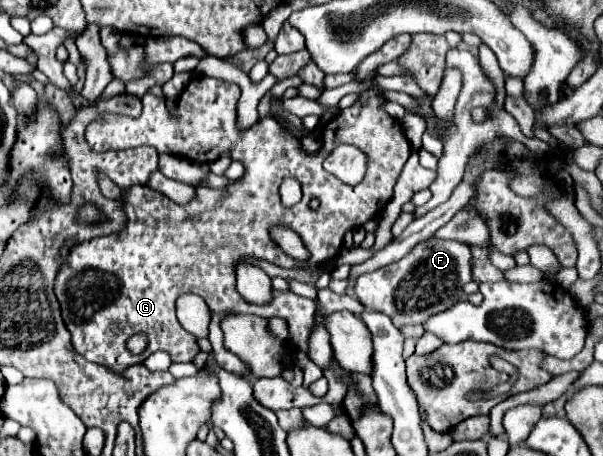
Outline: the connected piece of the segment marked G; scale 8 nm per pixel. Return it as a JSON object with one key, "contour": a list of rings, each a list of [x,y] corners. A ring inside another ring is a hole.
{"contour":[[[196,76],[180,94],[174,110],[166,106],[164,98],[148,92],[142,96],[142,116],[128,118],[108,112],[88,124],[84,138],[94,152],[152,146],[160,154],[170,152],[197,163],[210,163],[228,150],[234,160],[244,164],[246,172],[223,189],[197,187],[196,196],[186,204],[176,204],[150,186],[134,186],[124,198],[128,216],[124,232],[70,248],[56,278],[54,292],[72,334],[72,344],[86,360],[102,364],[114,374],[122,374],[158,350],[166,350],[174,362],[192,362],[200,348],[196,336],[186,332],[176,320],[174,304],[182,294],[202,296],[212,314],[252,314],[268,320],[278,316],[288,324],[288,344],[302,352],[308,350],[316,302],[294,292],[274,290],[274,300],[268,306],[252,305],[236,292],[236,266],[248,258],[268,260],[282,268],[296,266],[296,260],[272,242],[268,230],[274,224],[290,226],[302,236],[312,254],[310,264],[332,260],[342,248],[344,234],[380,216],[390,202],[394,184],[410,158],[410,144],[400,124],[376,102],[360,102],[334,116],[328,122],[326,144],[318,152],[308,154],[300,140],[286,134],[274,118],[266,118],[250,130],[238,132],[238,98],[240,88],[236,84]],[[338,144],[354,144],[368,156],[368,170],[356,186],[340,182],[322,168],[324,158]],[[288,176],[302,184],[302,200],[292,208],[284,208],[278,196],[280,182]],[[312,196],[320,200],[320,212],[308,208]],[[294,330],[300,330],[298,342],[294,342]],[[132,334],[146,334],[148,346],[144,354],[134,356],[126,348]]]}

